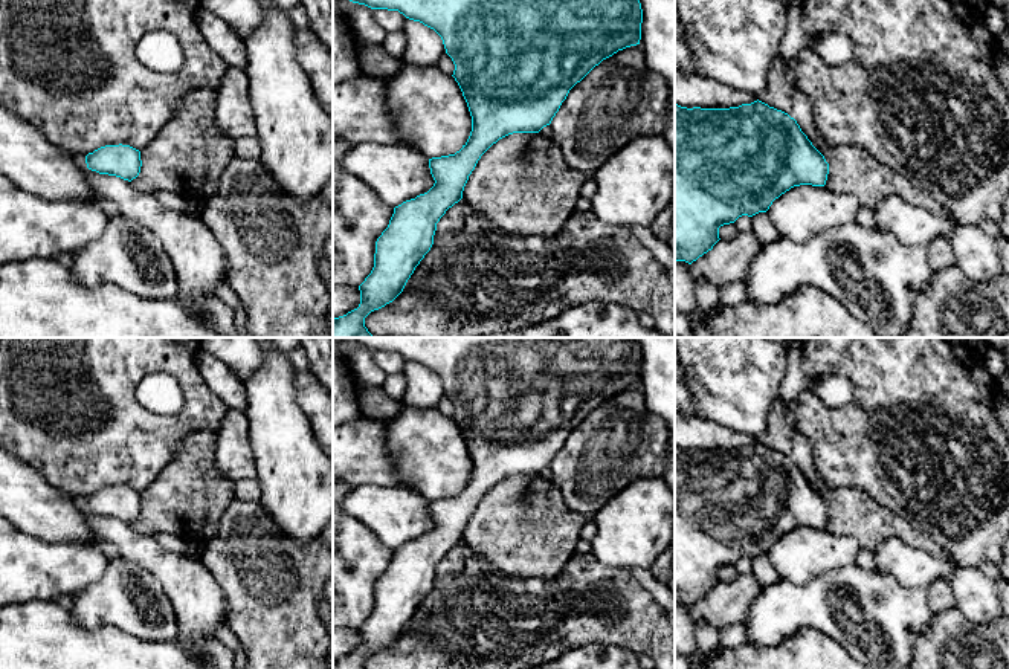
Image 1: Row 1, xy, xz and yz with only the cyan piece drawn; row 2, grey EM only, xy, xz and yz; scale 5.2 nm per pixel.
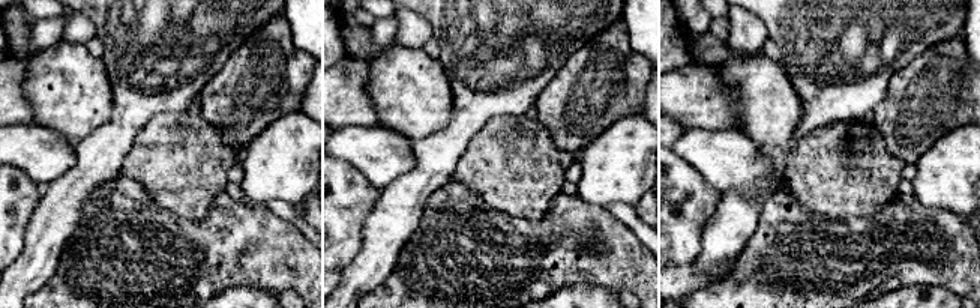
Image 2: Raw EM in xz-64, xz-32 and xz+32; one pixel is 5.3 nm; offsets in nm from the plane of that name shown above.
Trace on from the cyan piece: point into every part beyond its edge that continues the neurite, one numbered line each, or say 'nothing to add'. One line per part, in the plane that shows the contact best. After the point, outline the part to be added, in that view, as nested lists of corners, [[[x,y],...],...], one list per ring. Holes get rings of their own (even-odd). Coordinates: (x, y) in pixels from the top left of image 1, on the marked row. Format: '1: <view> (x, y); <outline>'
nothing to add

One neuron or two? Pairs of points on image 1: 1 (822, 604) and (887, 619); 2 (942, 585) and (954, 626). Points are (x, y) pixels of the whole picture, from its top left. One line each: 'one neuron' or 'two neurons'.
1: one neuron
2: two neurons

